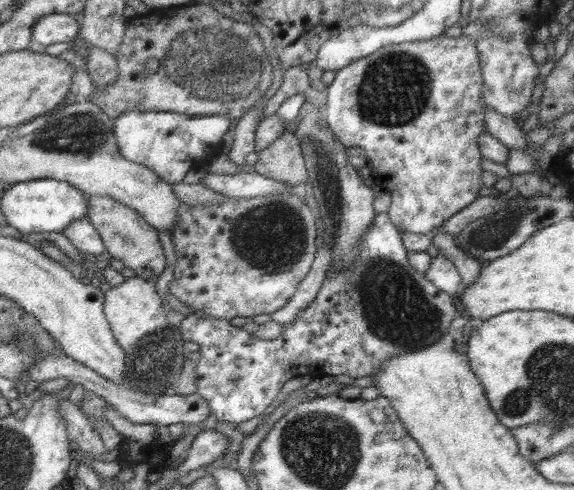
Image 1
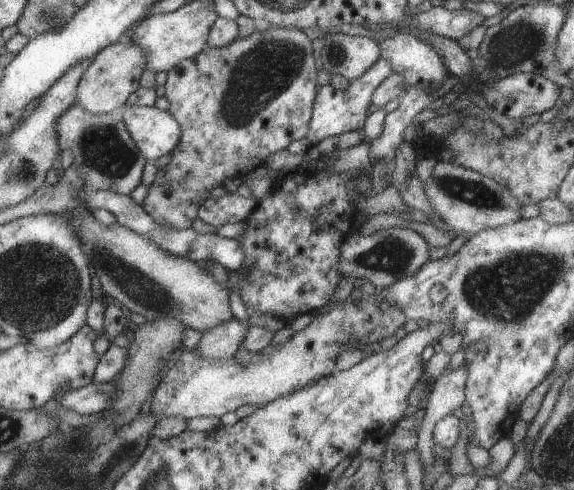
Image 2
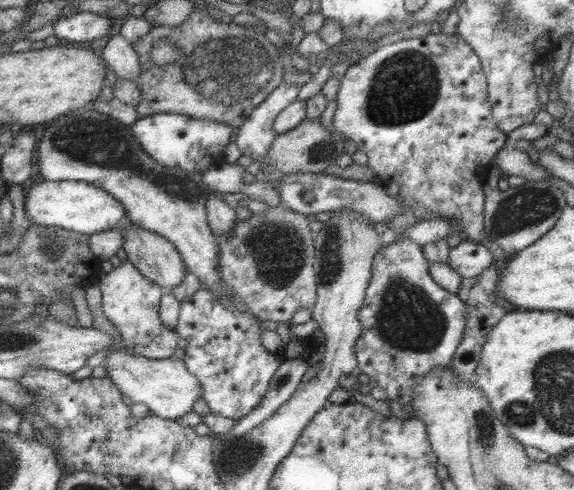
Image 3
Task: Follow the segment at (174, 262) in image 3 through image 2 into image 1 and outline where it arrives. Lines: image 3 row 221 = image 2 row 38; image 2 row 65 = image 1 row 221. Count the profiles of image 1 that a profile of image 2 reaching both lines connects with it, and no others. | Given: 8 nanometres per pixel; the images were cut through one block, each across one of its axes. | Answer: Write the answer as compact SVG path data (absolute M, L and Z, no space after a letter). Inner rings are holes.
M87 195L87 205L89 208L85 217L101 237L103 247L110 254L110 258L120 260L143 280L154 281L165 268L165 256L157 230L147 224L138 212L111 197Z

